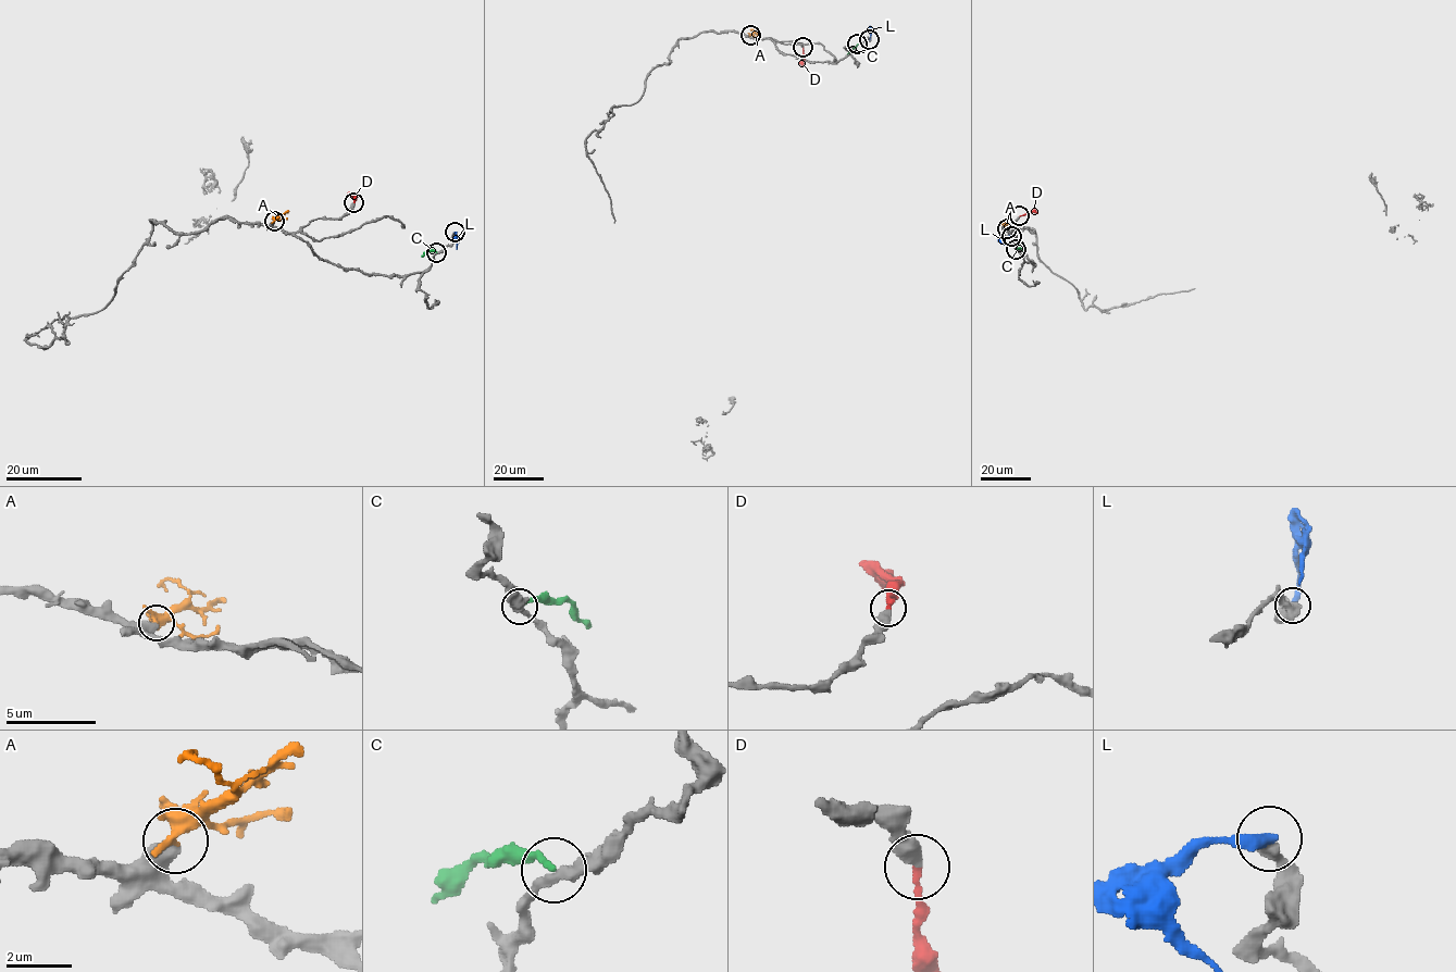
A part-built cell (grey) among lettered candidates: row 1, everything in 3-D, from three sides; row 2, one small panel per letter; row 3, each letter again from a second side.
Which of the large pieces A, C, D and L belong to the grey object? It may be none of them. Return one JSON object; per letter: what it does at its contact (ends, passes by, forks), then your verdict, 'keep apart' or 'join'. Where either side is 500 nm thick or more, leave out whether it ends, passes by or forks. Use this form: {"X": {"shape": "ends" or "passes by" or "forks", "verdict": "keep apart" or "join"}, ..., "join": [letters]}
{"A": {"verdict": "keep apart"}, "C": {"shape": "ends", "verdict": "keep apart"}, "D": {"shape": "ends", "verdict": "join"}, "L": {"shape": "ends", "verdict": "keep apart"}, "join": ["D"]}

